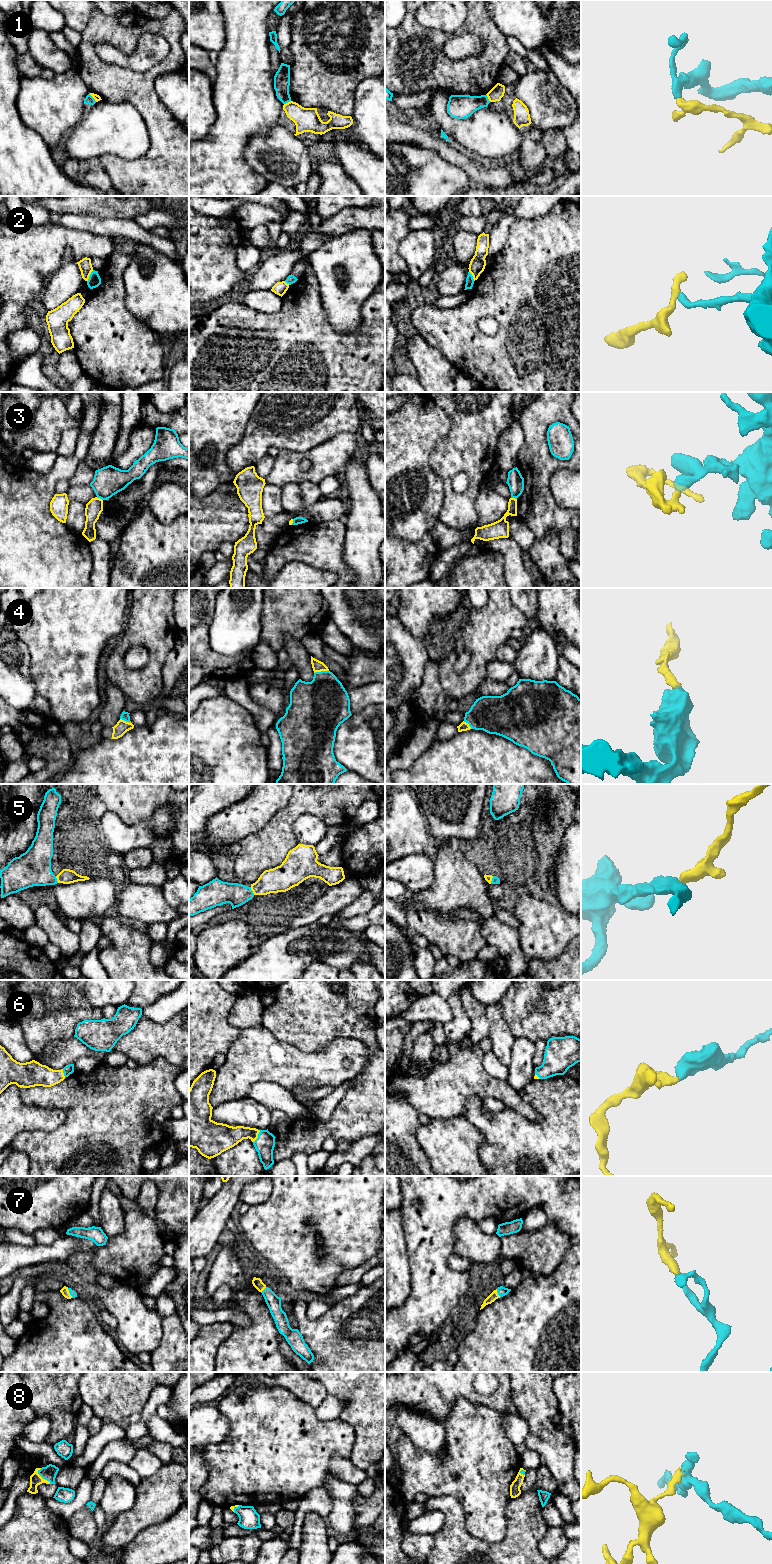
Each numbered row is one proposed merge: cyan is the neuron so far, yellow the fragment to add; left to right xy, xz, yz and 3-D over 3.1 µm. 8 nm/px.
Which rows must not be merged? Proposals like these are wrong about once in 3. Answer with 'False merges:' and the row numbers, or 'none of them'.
False merges: 1, 2, 3

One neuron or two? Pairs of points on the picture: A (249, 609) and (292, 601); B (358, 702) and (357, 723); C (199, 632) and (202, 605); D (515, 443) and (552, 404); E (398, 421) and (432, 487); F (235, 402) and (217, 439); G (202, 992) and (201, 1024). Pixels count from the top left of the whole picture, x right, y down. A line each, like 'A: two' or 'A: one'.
A: two
B: two
C: one
D: two
E: one
F: one
G: one

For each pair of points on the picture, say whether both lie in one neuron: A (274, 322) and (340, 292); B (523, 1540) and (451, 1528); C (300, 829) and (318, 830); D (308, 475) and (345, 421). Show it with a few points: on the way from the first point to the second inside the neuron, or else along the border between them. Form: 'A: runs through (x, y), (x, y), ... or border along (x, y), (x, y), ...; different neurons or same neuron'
A: border along (316, 277), (320, 299), (330, 322); different neurons
B: runs through (505, 1550), (473, 1550), (469, 1546); same neuron
C: runs through (304, 829), (314, 830); same neuron
D: border along (358, 434), (339, 433), (314, 447); different neurons

